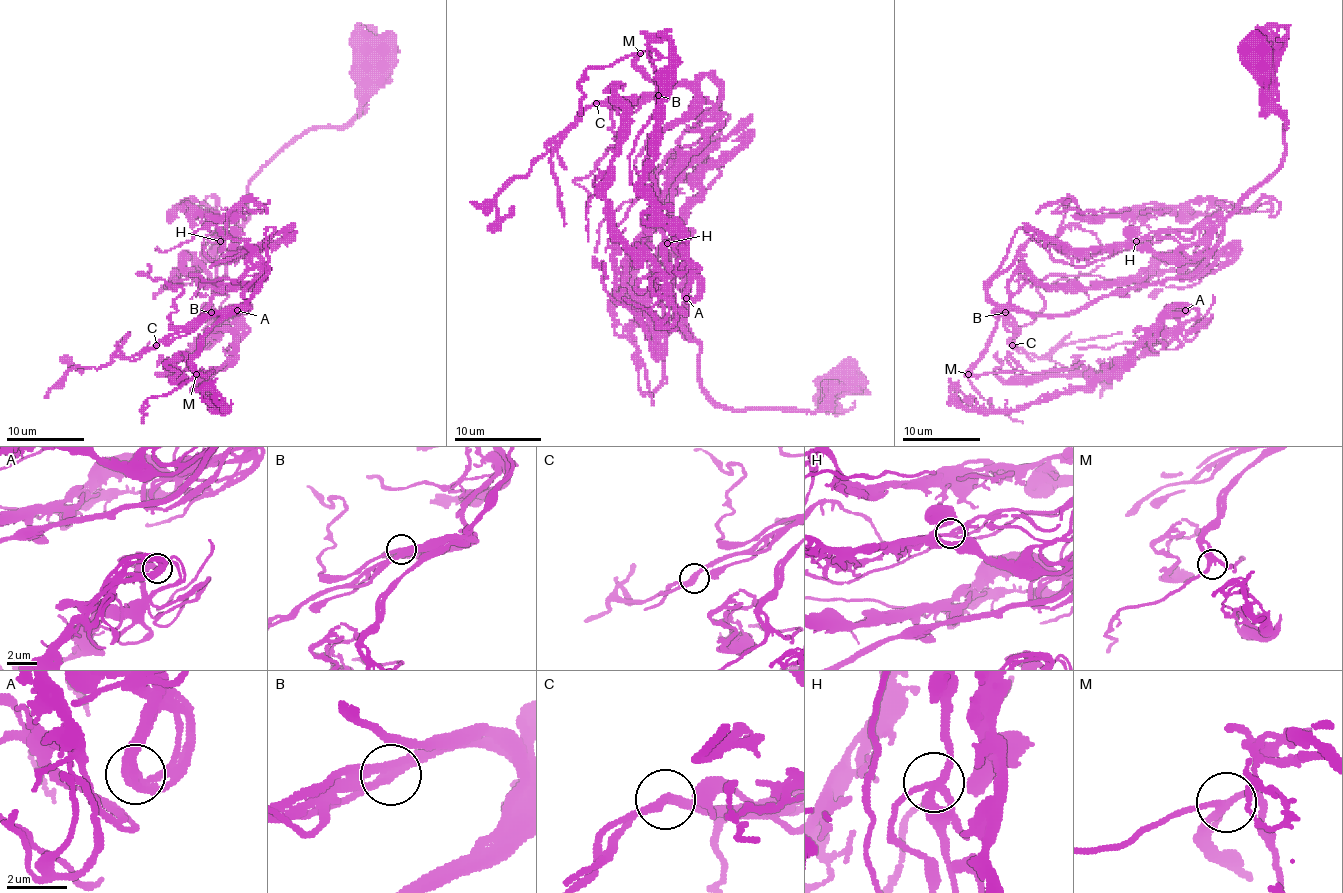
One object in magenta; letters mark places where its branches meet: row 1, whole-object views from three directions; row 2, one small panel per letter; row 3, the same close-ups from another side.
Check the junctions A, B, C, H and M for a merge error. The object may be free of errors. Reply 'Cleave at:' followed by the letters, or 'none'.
Cleave at: none

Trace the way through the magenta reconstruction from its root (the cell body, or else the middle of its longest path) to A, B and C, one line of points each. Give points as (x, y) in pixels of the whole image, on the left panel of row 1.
A: (376, 60), (345, 124), (250, 180), (202, 314), (244, 310), (204, 338), (207, 374), (165, 374), (237, 310)
B: (376, 60), (363, 106), (345, 124), (305, 130), (250, 180), (240, 240), (202, 314), (244, 310), (211, 312)
C: (376, 60), (345, 124), (305, 130), (250, 180), (240, 240), (202, 314), (244, 310), (157, 345)

